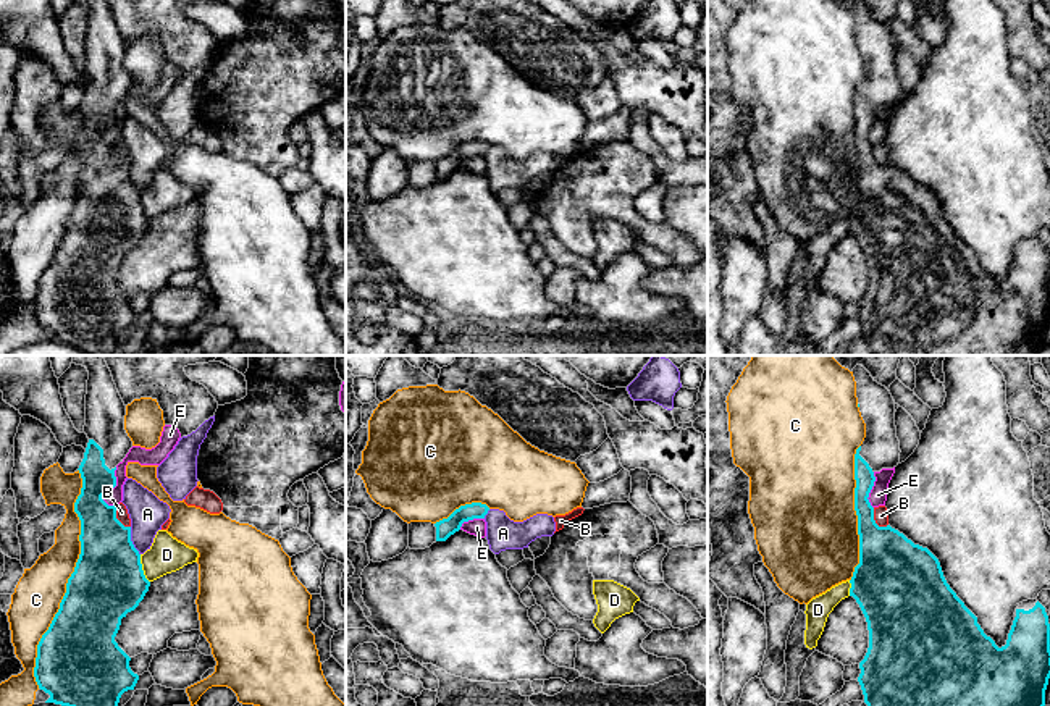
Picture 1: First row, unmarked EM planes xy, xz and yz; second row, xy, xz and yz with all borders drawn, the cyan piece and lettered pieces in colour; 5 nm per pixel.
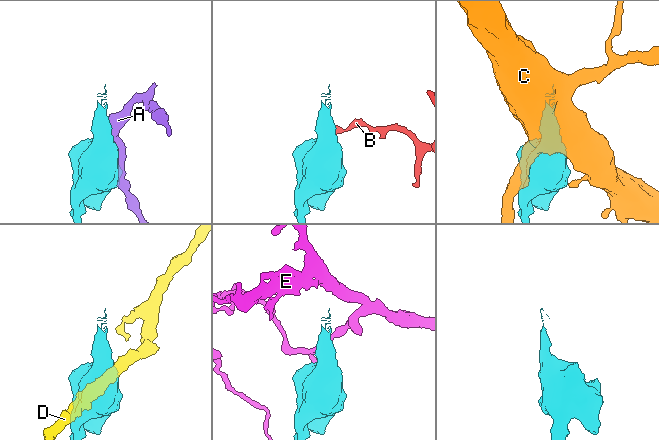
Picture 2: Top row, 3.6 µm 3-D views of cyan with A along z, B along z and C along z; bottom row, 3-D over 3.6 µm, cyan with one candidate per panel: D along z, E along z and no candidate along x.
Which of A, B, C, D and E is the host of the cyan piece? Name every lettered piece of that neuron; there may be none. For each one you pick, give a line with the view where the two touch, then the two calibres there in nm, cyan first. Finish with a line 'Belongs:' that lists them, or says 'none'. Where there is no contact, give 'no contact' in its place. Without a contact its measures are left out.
Belongs: none

